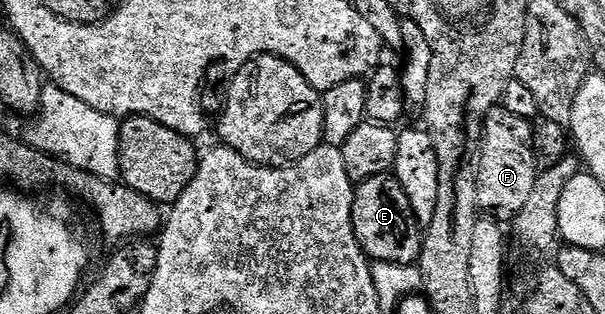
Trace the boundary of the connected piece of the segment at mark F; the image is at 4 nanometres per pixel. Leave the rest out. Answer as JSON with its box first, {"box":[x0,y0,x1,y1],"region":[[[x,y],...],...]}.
{"box":[477,107,537,223],"region":[[[501,107],[487,112],[477,175],[477,203],[480,210],[491,209],[490,216],[500,223],[514,222],[535,186],[537,166],[531,126],[532,122],[521,119],[521,115],[513,115],[513,111]]]}

